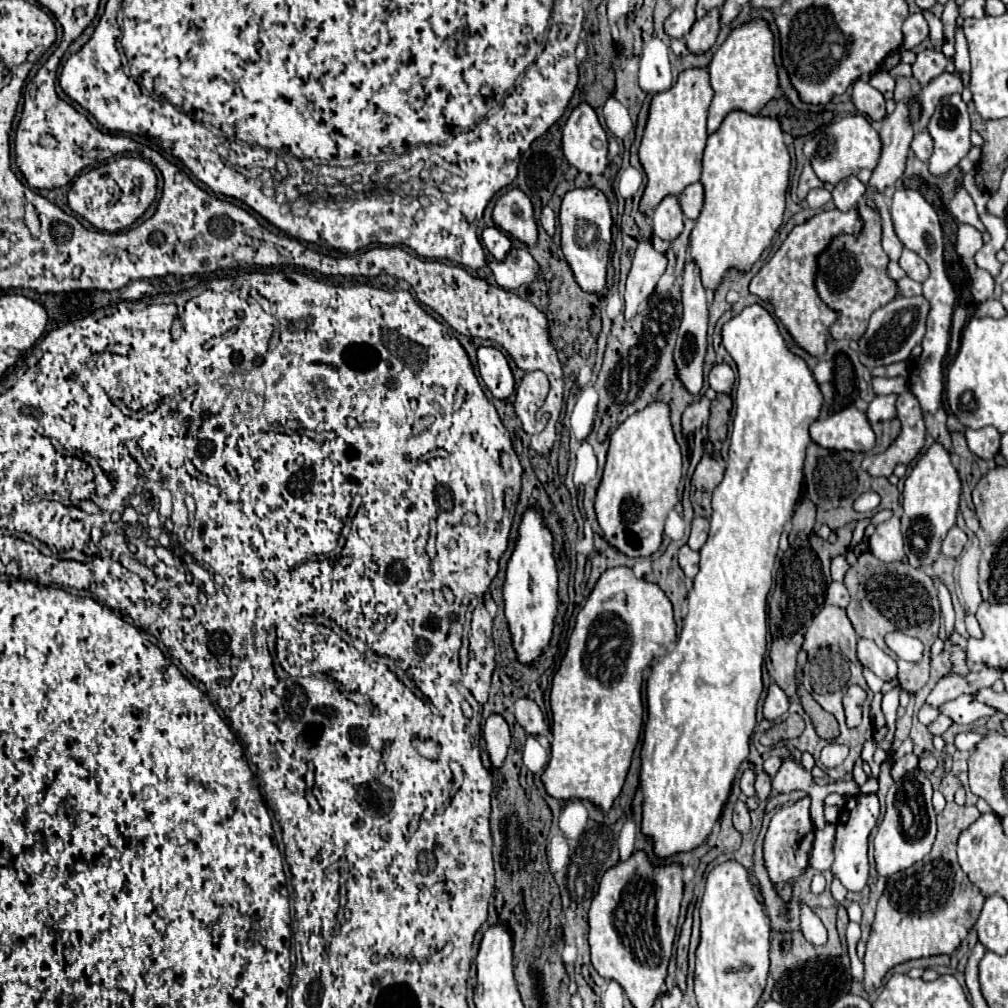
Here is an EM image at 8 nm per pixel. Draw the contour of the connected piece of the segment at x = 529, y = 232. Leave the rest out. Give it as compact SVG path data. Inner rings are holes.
M517 188L505 192L493 208L493 222L511 238L533 246L537 242L537 224L531 200Z

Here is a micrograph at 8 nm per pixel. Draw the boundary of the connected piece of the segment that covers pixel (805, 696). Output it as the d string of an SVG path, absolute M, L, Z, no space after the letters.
M799 686L797 694L799 694L799 700L801 700L803 710L811 716L811 722L813 722L817 734L819 734L821 738L825 738L825 740L835 740L835 738L839 736L839 726L837 726L835 716L831 716L829 712L825 712L825 710L811 698L811 694L809 694L803 686Z

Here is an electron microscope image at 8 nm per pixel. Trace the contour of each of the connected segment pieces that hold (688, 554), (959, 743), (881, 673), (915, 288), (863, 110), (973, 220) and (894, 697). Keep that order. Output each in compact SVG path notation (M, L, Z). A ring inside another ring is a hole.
M687 544L681 546L679 548L679 564L687 578L695 578L697 570L699 570L699 552L691 550Z
M961 732L955 736L955 746L957 750L973 750L981 742L981 738L981 732Z
M861 638L859 644L857 644L857 658L863 666L867 666L869 670L873 670L879 678L883 680L889 680L897 674L897 664L895 660L883 652L875 640L867 640L867 638Z
M907 276L897 282L897 288L899 288L899 296L919 296L921 294L921 284Z
M857 80L853 84L853 104L859 114L867 116L869 120L883 120L885 118L885 98L881 92L871 88L867 82Z
M961 188L957 192L957 196L951 200L948 205L948 210L953 214L953 218L961 223L966 223L977 228L981 233L985 232L985 226L979 219L975 204L971 200L971 196L965 192L965 188Z
M893 688L891 692L887 692L883 696L883 702L881 702L881 710L885 714L885 720L891 724L895 718L895 710L897 710L897 704L899 704L899 688Z

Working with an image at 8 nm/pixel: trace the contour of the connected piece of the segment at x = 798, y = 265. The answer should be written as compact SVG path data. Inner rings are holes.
M859 206L851 208L849 212L825 210L803 224L797 224L787 240L781 244L781 248L775 252L775 256L753 276L749 284L749 292L759 296L761 300L767 300L773 306L775 316L781 320L793 342L809 352L811 356L823 356L827 352L827 342L831 338L829 328L839 318L839 312L835 308L827 308L823 300L819 300L817 288L815 288L815 276L817 276L817 260L827 250L827 244L839 234L859 234L863 230L863 220L859 220Z

